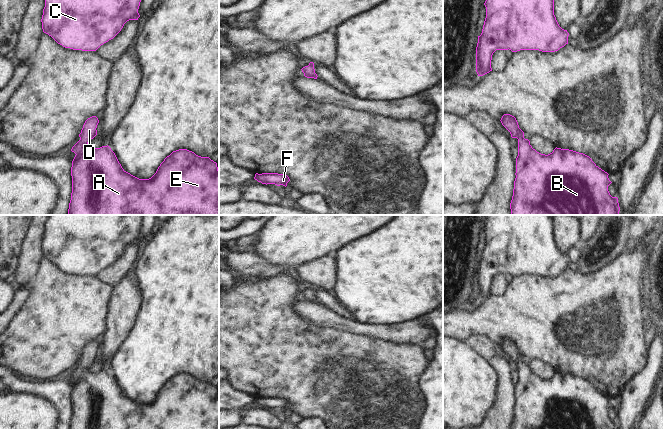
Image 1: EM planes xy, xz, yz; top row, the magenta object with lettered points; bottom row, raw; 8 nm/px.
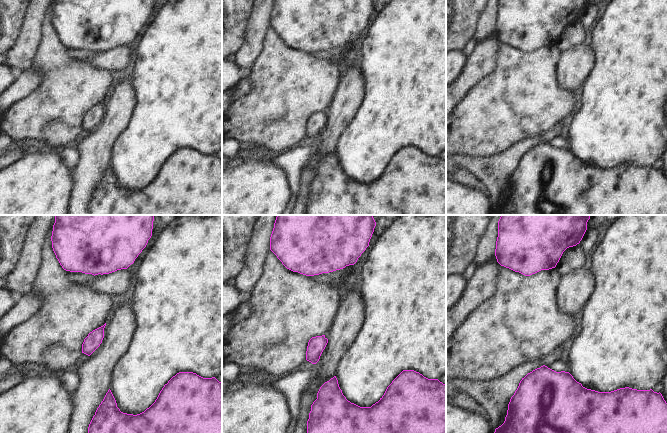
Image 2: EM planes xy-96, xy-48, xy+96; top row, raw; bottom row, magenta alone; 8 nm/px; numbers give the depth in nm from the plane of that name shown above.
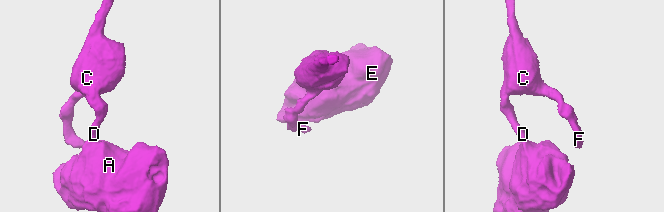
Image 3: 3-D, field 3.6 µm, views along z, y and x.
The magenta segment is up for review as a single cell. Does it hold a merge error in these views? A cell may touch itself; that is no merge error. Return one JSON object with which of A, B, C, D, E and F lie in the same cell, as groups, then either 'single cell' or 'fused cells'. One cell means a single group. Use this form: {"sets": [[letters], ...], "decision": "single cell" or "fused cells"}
{"sets": [["A", "B", "C", "D", "E", "F"]], "decision": "single cell"}

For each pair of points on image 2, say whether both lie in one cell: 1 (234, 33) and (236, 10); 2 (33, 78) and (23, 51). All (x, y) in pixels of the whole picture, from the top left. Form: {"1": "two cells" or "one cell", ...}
{"1": "one cell", "2": "two cells"}

